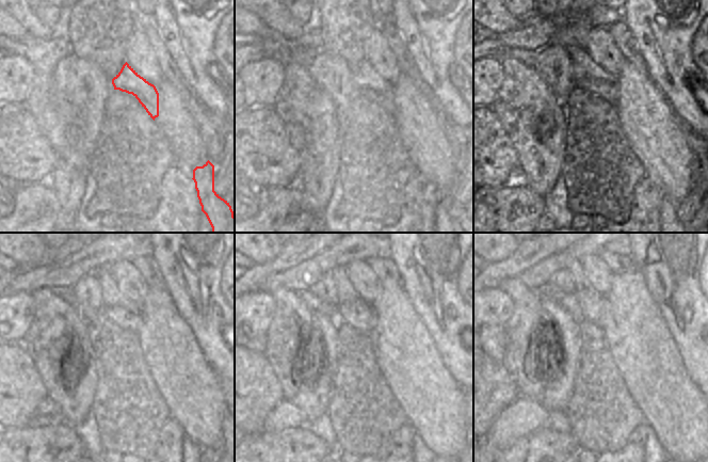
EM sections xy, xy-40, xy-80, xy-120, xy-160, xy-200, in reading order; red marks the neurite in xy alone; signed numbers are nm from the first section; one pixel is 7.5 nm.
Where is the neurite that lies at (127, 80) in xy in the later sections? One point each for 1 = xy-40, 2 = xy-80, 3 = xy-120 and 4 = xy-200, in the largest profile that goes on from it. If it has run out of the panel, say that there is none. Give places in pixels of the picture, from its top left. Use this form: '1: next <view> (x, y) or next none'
1: next xy-40 (365, 78)
2: next xy-80 (588, 67)
3: next xy-120 (110, 296)
4: next xy-200 (575, 269)

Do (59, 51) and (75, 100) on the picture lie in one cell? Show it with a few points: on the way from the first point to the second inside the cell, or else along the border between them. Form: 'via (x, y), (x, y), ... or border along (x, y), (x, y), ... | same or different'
border along (74, 54), (63, 61), (53, 72) | different

